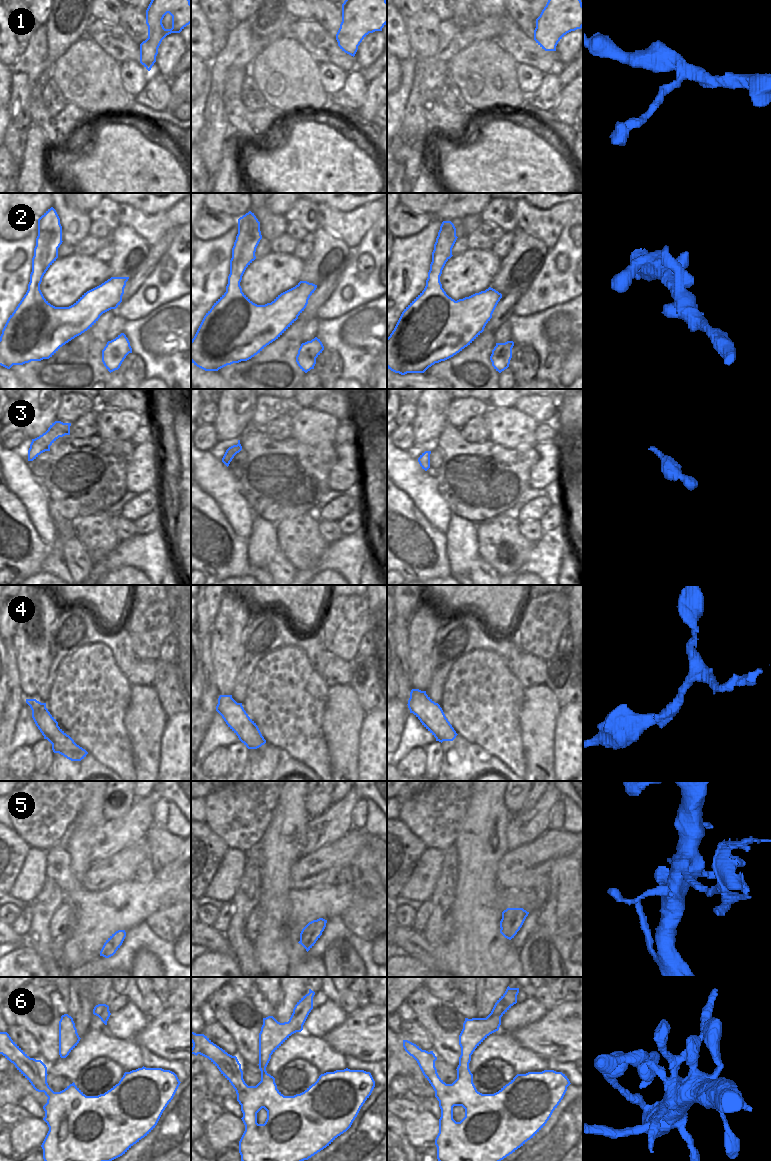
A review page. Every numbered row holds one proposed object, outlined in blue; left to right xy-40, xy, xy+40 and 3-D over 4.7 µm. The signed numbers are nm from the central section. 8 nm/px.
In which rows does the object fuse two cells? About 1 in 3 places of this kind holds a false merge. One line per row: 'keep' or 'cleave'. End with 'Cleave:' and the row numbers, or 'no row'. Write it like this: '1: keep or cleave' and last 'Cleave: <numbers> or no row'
1: keep
2: keep
3: keep
4: keep
5: cleave
6: keep
Cleave: 5

